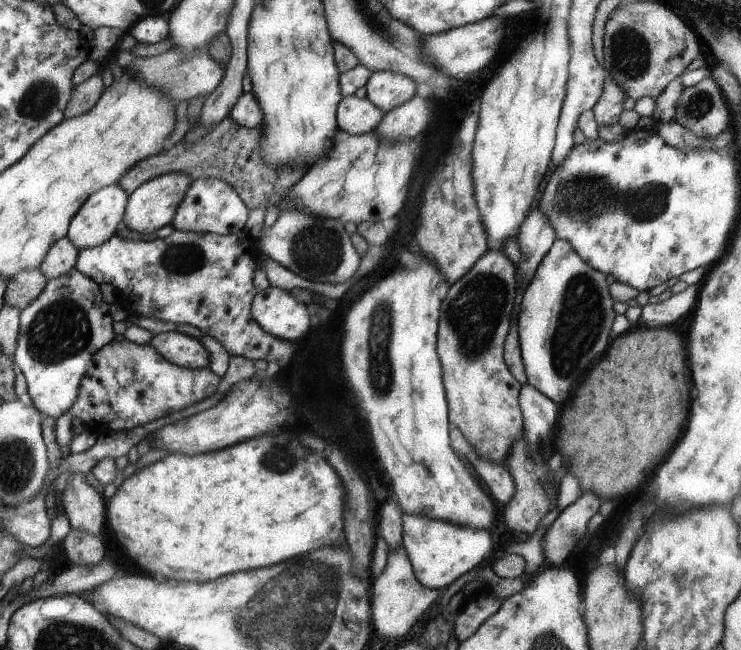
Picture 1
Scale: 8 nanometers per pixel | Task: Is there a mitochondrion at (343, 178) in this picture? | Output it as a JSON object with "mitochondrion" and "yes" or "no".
{"mitochondrion":"no"}

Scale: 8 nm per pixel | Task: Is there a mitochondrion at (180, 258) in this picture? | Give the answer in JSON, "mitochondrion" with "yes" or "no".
{"mitochondrion":"yes"}

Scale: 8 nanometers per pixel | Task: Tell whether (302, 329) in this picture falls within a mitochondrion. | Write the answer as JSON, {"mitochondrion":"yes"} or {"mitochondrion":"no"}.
{"mitochondrion":"no"}

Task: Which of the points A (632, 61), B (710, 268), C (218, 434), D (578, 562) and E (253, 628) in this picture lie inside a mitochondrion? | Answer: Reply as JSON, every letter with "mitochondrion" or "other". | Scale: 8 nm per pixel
{"A":"mitochondrion","B":"other","C":"other","D":"other","E":"mitochondrion"}

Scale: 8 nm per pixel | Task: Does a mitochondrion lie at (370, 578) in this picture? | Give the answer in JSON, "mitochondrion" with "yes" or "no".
{"mitochondrion":"no"}

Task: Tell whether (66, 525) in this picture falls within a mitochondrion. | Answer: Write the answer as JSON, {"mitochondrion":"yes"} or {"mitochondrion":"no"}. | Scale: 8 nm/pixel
{"mitochondrion":"no"}

